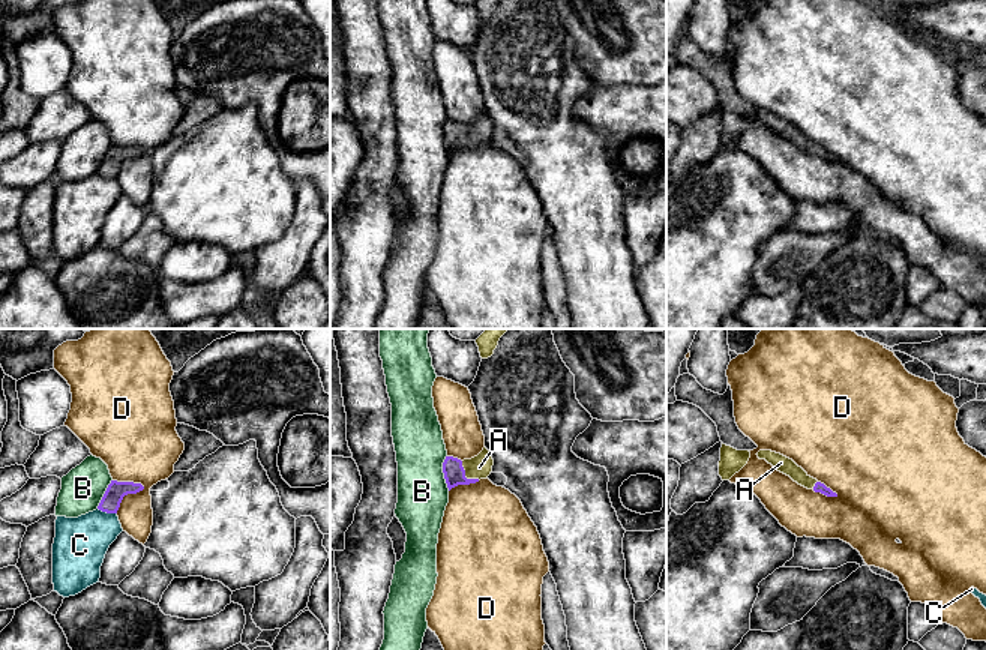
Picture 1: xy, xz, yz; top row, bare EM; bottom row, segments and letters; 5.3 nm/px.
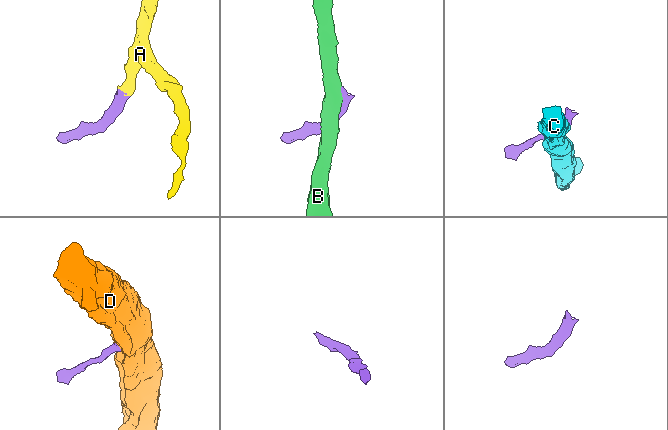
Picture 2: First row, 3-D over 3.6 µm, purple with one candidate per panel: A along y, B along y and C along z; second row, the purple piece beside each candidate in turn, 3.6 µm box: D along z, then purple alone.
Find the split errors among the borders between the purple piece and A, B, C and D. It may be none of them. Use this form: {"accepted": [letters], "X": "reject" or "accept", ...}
{"accepted": ["A"], "A": "accept", "B": "reject", "C": "reject", "D": "reject"}

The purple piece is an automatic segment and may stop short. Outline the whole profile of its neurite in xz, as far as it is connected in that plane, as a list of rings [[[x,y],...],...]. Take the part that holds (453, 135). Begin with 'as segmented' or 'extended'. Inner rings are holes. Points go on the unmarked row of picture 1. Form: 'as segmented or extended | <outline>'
extended | [[[486,111],[471,123],[461,125],[453,120],[446,120],[443,137],[449,155],[458,149],[470,149],[486,143],[492,135],[492,129],[494,123]]]

